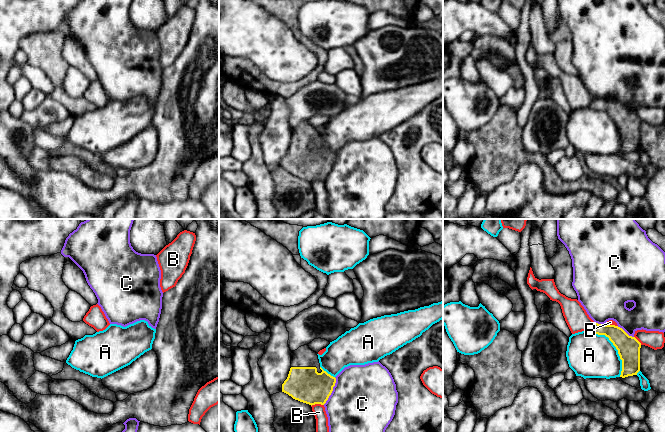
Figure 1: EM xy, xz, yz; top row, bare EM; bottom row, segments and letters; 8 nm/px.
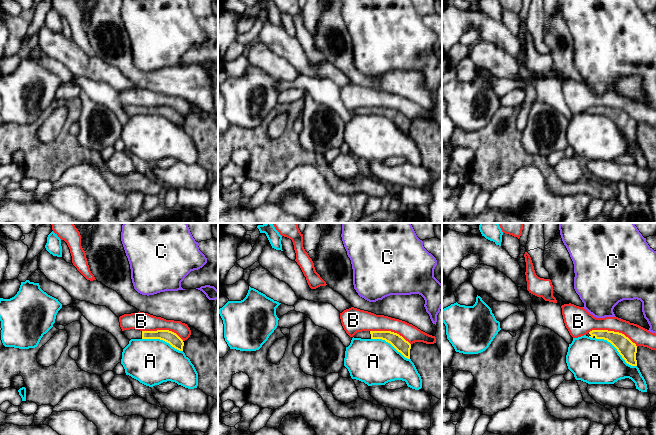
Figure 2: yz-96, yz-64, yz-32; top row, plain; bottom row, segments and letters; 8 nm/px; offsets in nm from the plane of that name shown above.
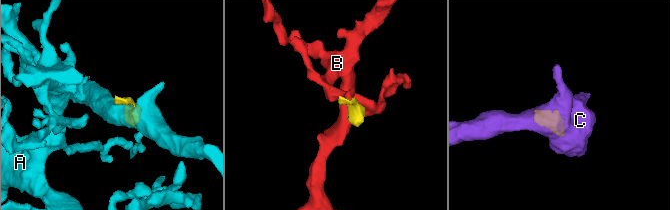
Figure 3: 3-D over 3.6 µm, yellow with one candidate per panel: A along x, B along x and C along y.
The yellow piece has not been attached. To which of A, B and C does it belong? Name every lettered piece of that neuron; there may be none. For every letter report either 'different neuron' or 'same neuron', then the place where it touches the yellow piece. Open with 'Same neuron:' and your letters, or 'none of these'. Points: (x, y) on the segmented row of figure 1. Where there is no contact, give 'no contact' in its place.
Same neuron: none of these
A: different neuron; meets yellow in yz at (615, 346)
B: different neuron; meets yellow in xz at (317, 403)
C: different neuron; meets yellow in xz at (332, 390)

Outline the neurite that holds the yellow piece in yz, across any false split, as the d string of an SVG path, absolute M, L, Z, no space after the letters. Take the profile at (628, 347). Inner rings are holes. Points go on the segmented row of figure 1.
M594 323L589 331L598 335L605 335L616 347L622 360L620 377L637 375L640 371L641 343L635 337L629 336L622 328L615 325Z

